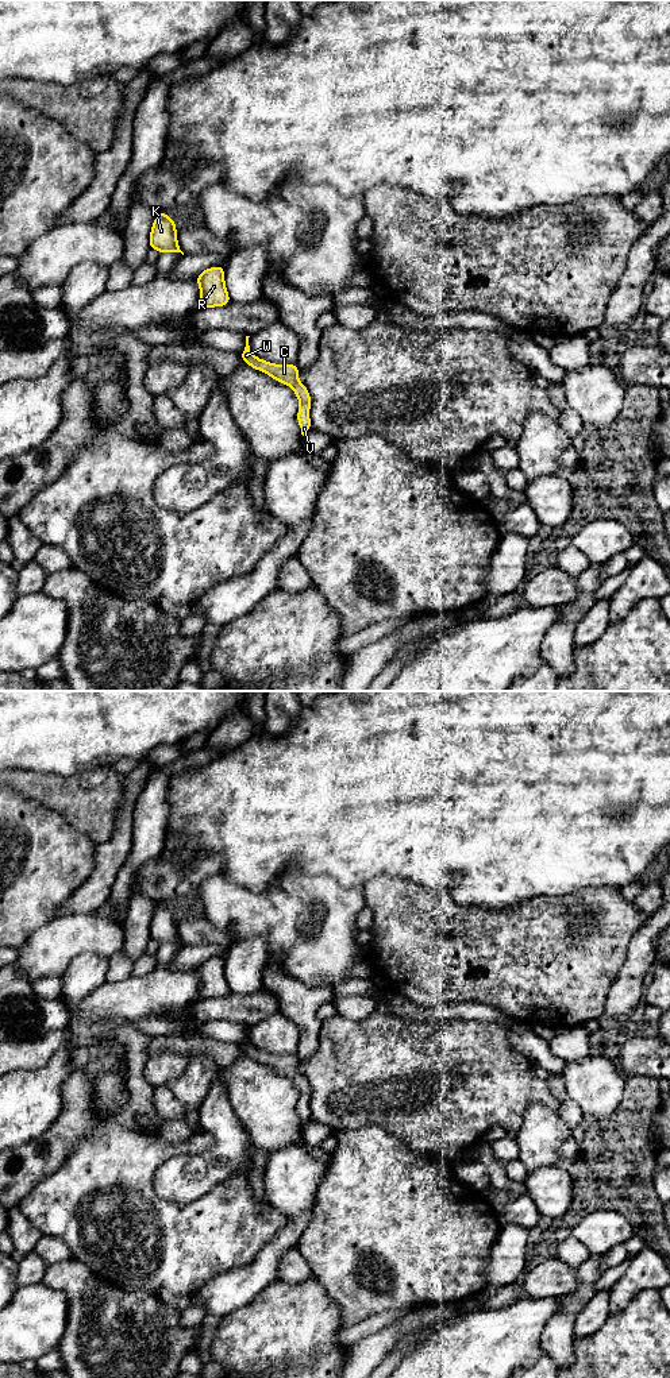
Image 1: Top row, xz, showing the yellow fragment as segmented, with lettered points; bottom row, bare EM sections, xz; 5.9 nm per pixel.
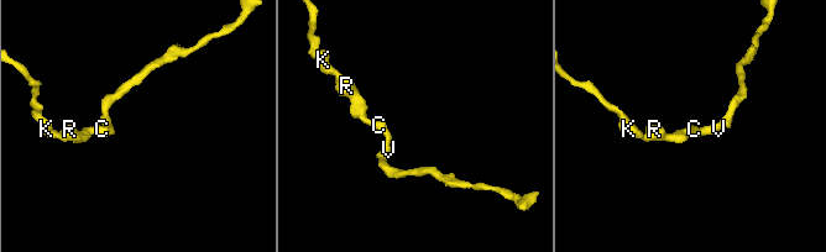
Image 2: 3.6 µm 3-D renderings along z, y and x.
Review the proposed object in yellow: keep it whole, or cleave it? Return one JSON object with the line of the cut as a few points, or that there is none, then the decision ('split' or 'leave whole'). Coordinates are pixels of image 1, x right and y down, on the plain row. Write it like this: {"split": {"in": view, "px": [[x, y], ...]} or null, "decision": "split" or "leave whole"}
{"split": null, "decision": "leave whole"}

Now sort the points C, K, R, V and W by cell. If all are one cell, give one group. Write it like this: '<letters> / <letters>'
C K R V W

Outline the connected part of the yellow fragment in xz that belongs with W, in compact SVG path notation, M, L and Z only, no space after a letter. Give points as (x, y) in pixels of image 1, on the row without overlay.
M246 1027L246 1038L240 1045L242 1051L250 1058L259 1061L273 1070L290 1077L299 1089L300 1099L297 1103L297 1113L301 1120L301 1126L304 1127L311 1119L312 1113L309 1111L309 1100L311 1100L311 1085L308 1080L299 1073L299 1057L296 1055L273 1055L270 1053L262 1051L254 1047L250 1042L249 1028Z

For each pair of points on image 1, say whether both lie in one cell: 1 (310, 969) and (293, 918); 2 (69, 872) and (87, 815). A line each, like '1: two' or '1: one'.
1: one
2: two

